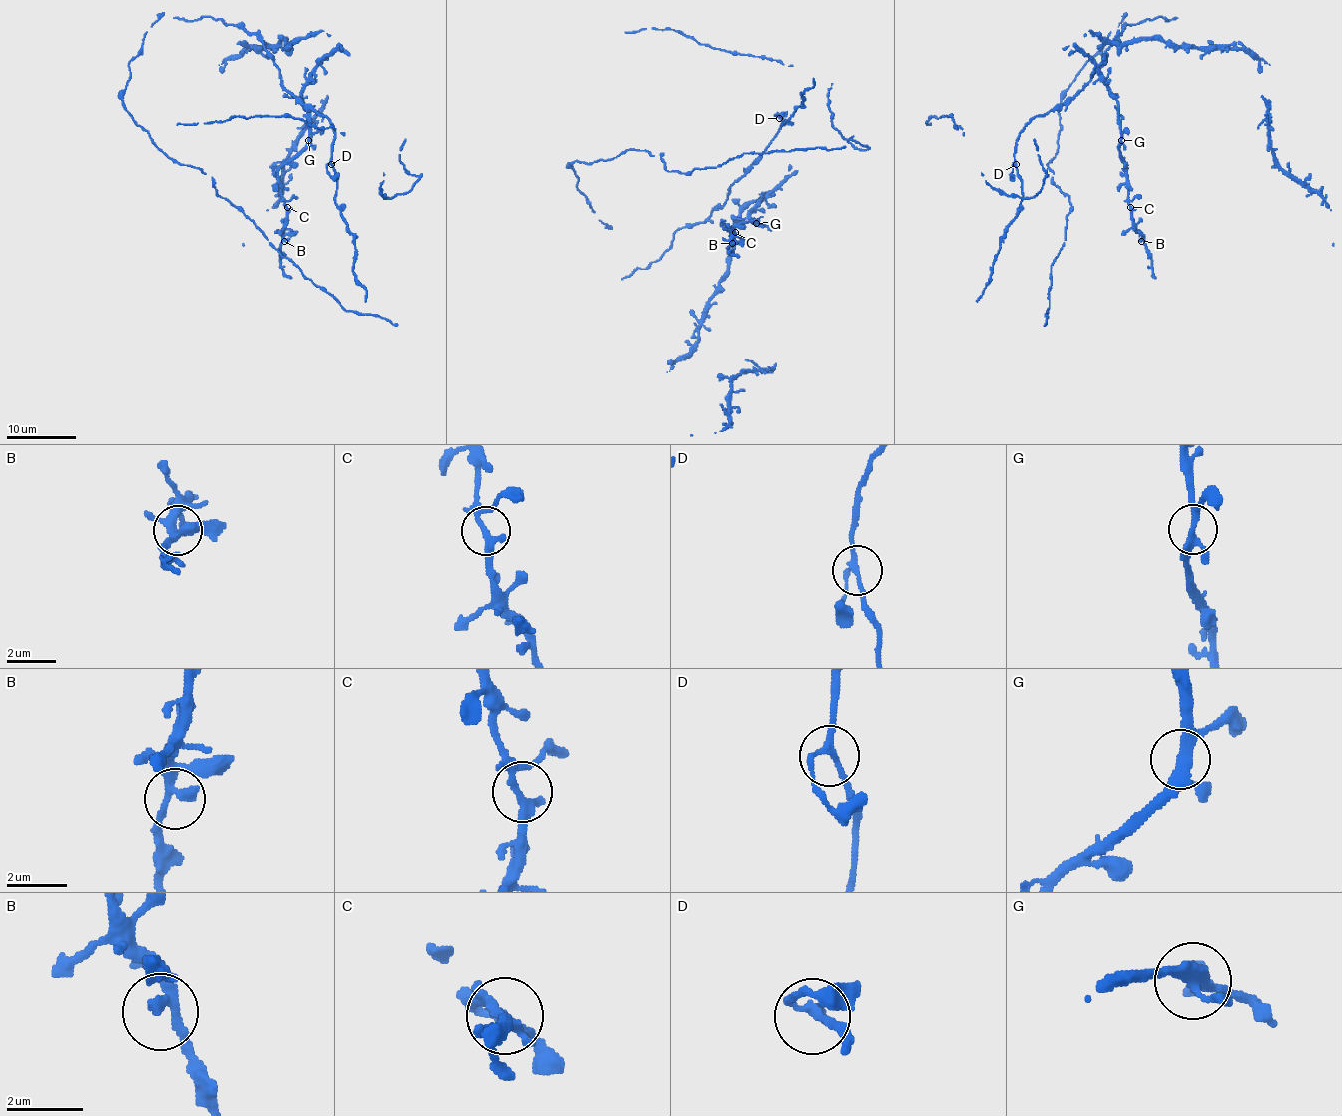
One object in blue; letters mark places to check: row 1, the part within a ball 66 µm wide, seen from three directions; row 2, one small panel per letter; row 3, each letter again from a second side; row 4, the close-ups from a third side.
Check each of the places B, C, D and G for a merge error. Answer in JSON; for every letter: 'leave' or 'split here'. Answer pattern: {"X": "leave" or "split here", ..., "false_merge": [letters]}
{"B": "leave", "C": "leave", "D": "leave", "G": "leave", "false_merge": []}

